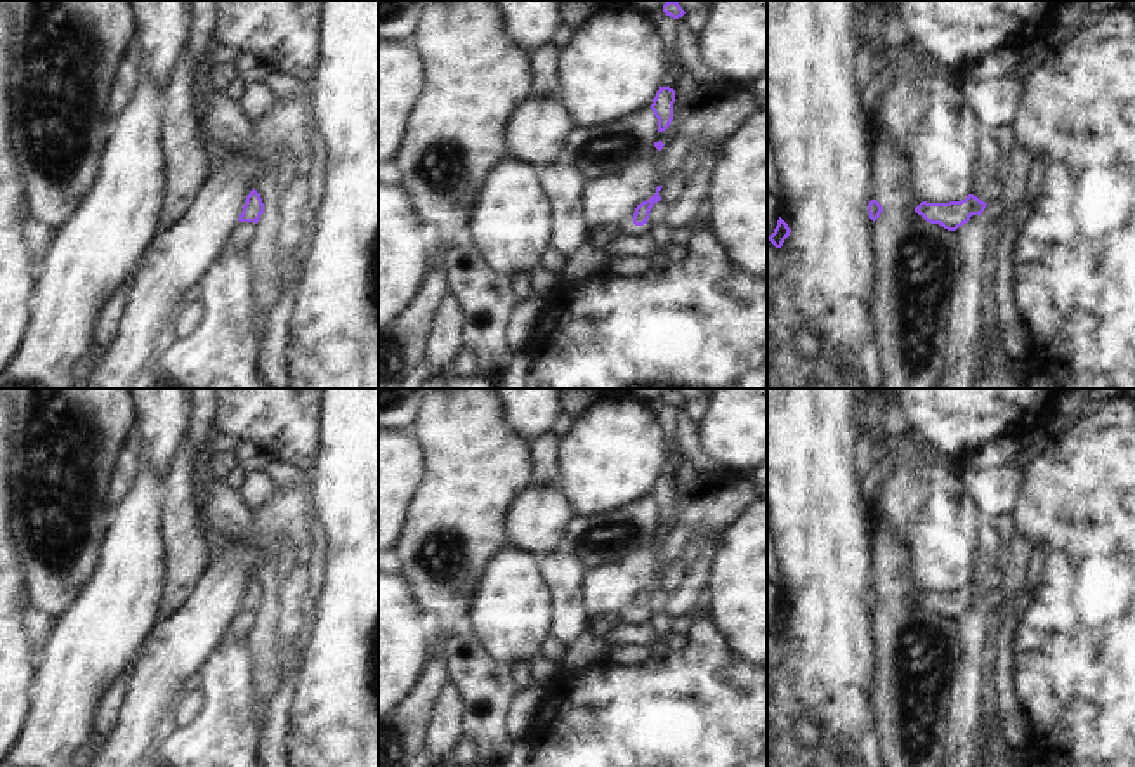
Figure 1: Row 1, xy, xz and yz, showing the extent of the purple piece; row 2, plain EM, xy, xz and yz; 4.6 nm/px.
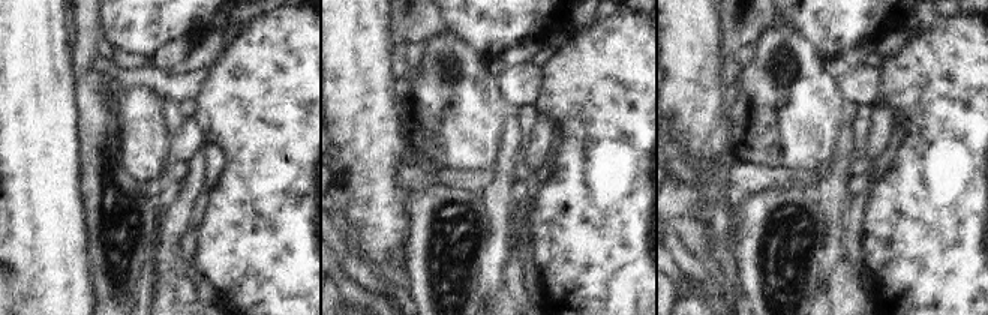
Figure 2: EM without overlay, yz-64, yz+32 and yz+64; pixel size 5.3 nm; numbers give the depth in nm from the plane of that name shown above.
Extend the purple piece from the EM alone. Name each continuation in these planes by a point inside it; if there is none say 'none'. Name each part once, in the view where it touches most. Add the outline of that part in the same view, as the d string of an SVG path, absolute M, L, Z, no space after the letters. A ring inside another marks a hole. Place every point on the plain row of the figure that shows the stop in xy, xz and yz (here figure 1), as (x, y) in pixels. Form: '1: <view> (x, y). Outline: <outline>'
1: xz (599, 625). Outline: M633 611L623 614L594 616L588 623L587 632L595 637L609 637L614 628L630 623L635 618L639 618L639 614L635 614Z

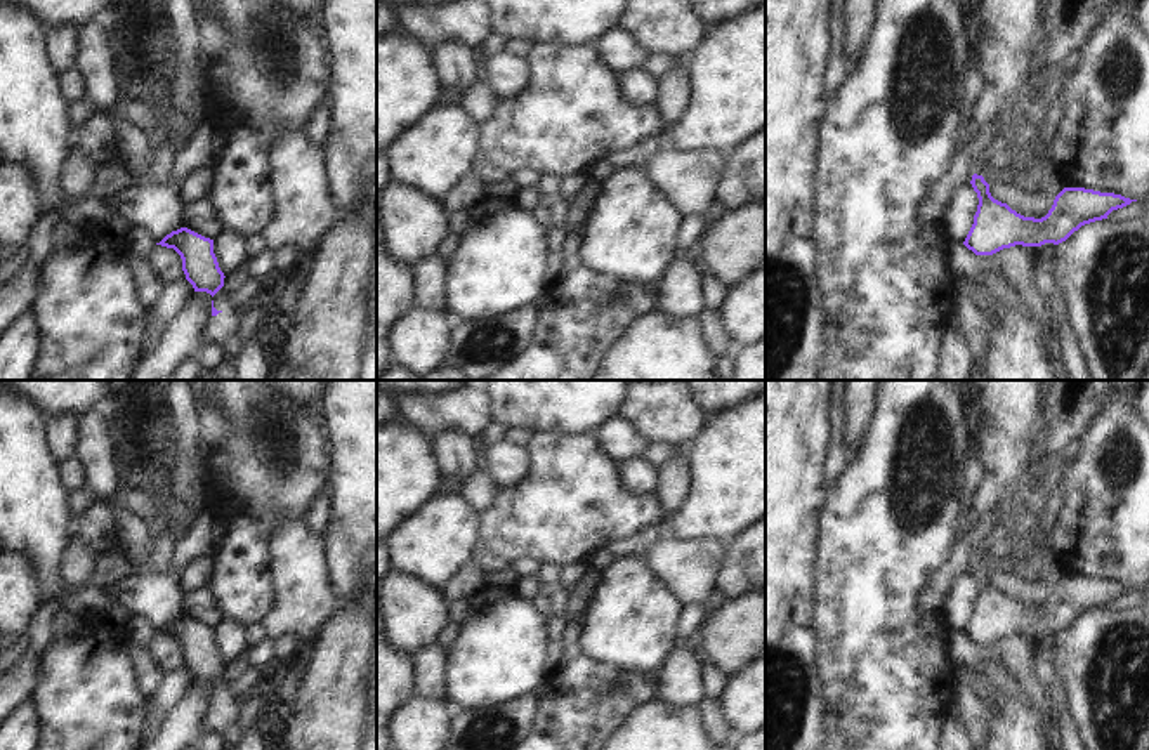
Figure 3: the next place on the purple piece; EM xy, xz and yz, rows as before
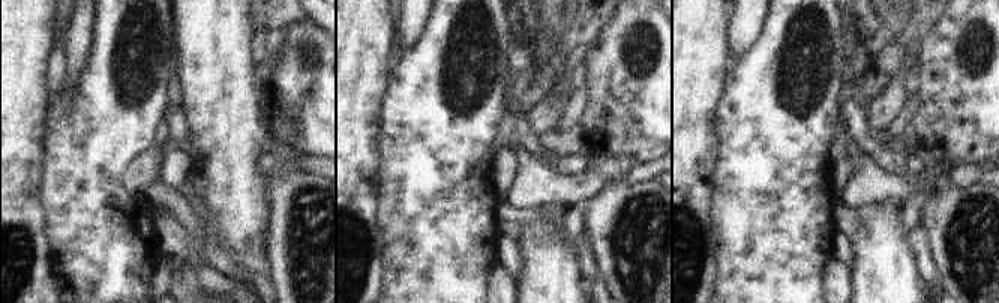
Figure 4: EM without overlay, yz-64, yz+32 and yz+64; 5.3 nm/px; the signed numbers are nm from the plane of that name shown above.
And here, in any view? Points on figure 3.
none

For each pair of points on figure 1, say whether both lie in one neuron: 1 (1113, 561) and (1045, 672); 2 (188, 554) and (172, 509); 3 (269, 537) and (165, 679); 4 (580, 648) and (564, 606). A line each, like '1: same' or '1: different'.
1: same
2: same
3: same
4: different

